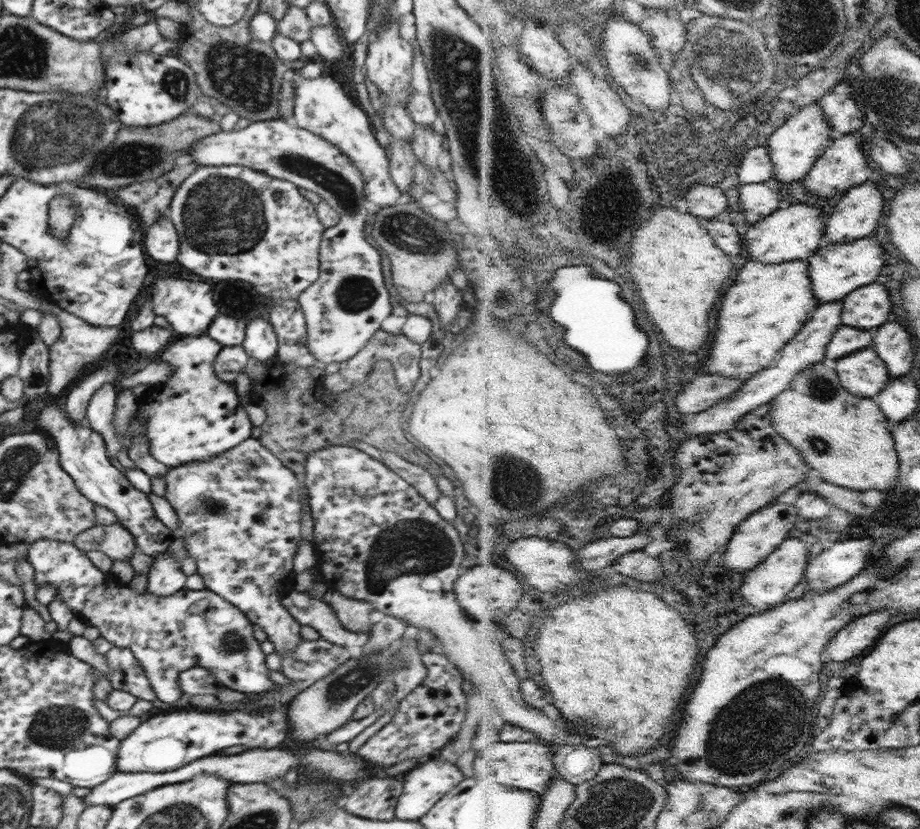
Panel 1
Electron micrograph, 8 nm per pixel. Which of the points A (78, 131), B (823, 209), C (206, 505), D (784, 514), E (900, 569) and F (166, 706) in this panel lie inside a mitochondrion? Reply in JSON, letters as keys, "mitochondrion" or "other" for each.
{"A":"mitochondrion","B":"other","C":"mitochondrion","D":"other","E":"other","F":"other"}

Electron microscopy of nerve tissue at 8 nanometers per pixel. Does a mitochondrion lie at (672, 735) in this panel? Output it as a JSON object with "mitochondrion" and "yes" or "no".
{"mitochondrion":"no"}

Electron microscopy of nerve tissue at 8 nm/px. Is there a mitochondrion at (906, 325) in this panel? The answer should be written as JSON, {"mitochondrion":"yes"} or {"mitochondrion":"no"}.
{"mitochondrion":"no"}

